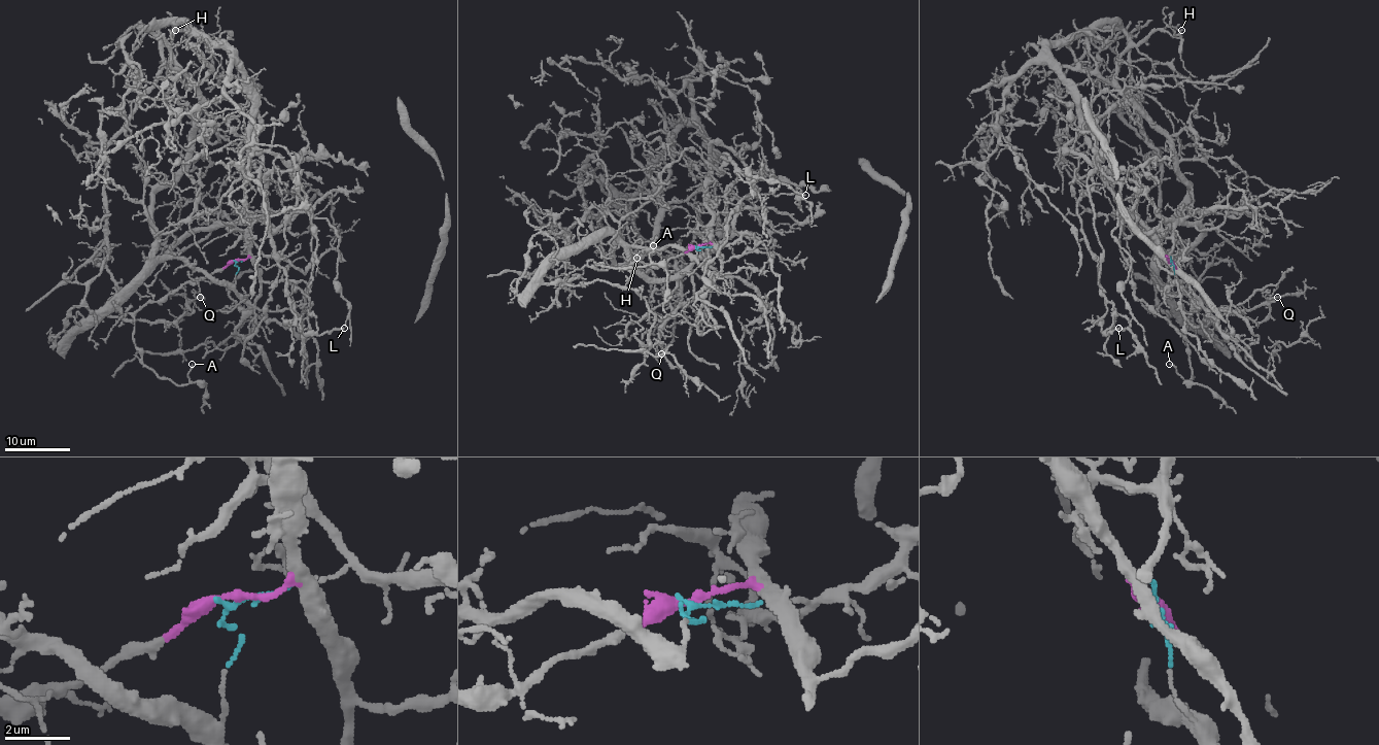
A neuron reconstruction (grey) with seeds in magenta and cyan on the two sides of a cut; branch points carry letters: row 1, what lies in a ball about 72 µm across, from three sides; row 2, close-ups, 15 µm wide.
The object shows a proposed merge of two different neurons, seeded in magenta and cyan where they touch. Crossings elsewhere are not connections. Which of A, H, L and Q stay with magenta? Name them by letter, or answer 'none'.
A, L

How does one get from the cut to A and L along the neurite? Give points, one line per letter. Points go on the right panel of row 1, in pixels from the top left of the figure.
A: (1170, 260), (1188, 281), (1185, 292), (1194, 306), (1185, 342), (1192, 377), (1191, 385), (1169, 364)
L: (1170, 260), (1071, 138), (1059, 168), (1092, 173), (1076, 212), (1103, 333), (1117, 328)

